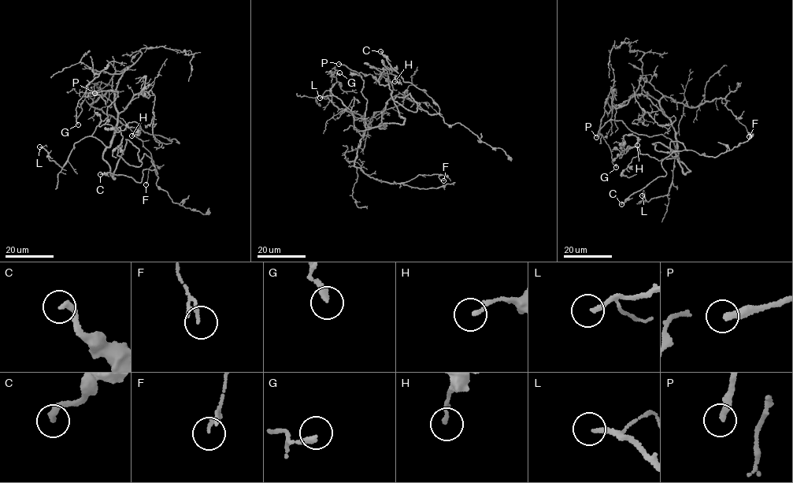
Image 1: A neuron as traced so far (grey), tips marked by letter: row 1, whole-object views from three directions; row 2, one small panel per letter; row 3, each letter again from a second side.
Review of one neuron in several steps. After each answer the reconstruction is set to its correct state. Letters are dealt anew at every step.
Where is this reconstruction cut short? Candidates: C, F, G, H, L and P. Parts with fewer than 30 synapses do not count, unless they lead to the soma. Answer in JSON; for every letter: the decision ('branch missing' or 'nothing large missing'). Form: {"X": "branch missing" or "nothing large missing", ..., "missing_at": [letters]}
{"C": "branch missing", "F": "nothing large missing", "G": "nothing large missing", "H": "nothing large missing", "L": "branch missing", "P": "branch missing", "missing_at": ["C", "L", "P"]}

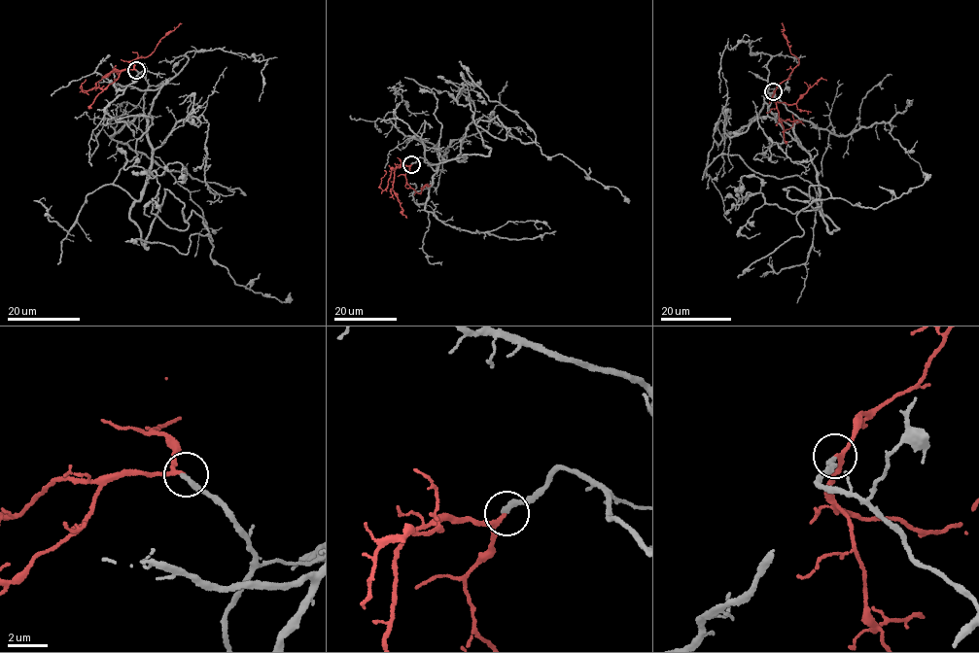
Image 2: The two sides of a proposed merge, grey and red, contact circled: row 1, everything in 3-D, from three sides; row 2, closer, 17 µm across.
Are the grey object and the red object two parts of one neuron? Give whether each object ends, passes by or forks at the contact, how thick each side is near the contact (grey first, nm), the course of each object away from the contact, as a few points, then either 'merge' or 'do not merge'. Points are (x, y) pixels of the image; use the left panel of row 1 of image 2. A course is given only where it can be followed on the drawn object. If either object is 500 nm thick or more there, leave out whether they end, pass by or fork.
grey ends; red passes by; calibres 280 and 170 nm; course grey (135, 70), (152, 157), (129, 216), (147, 247), (165, 189), (213, 239), (192, 234), (186, 254), (125, 241); course red (135, 70), (124, 68), (104, 89), (84, 90), (80, 86), (87, 93); merge

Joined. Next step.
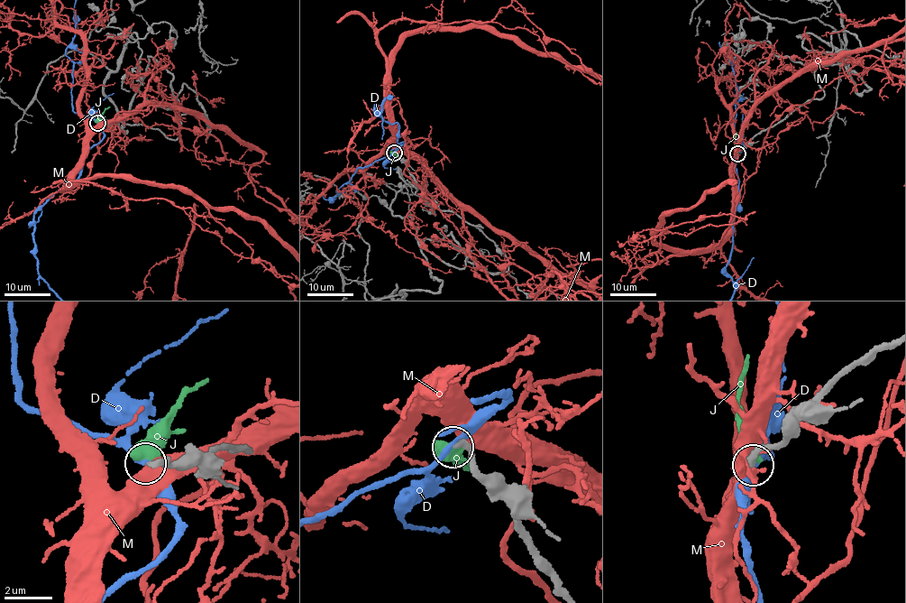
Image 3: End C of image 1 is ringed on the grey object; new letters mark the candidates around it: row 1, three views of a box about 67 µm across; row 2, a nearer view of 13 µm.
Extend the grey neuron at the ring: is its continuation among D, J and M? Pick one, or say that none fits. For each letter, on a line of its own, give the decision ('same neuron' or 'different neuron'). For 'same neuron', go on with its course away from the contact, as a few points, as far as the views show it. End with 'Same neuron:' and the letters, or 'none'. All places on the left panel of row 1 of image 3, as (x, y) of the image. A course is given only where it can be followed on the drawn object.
D: different neuron
J: different neuron
M: different neuron
Same neuron: none

